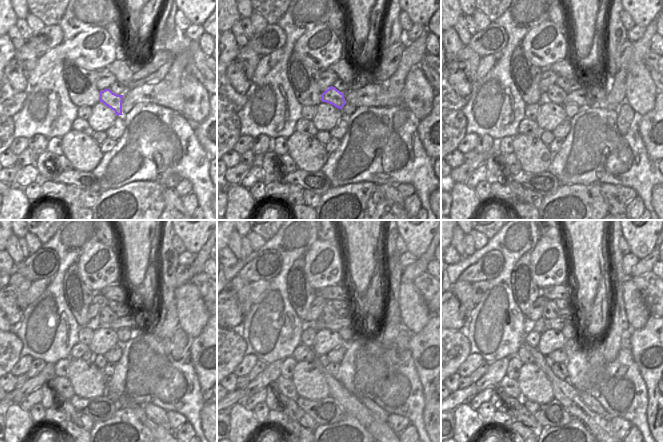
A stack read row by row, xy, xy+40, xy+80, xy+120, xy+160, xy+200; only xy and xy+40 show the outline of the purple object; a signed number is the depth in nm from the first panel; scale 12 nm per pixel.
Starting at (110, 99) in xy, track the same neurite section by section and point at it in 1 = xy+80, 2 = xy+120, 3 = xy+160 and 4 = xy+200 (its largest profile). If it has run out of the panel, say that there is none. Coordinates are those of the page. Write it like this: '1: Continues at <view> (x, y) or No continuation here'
1: Continues at xy+80 (555, 94)
2: Continues at xy+120 (105, 316)
3: Continues at xy+160 (328, 314)
4: Continues at xy+200 (551, 310)

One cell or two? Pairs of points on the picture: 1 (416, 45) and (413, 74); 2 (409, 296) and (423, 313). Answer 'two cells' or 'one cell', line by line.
1: two cells
2: one cell

